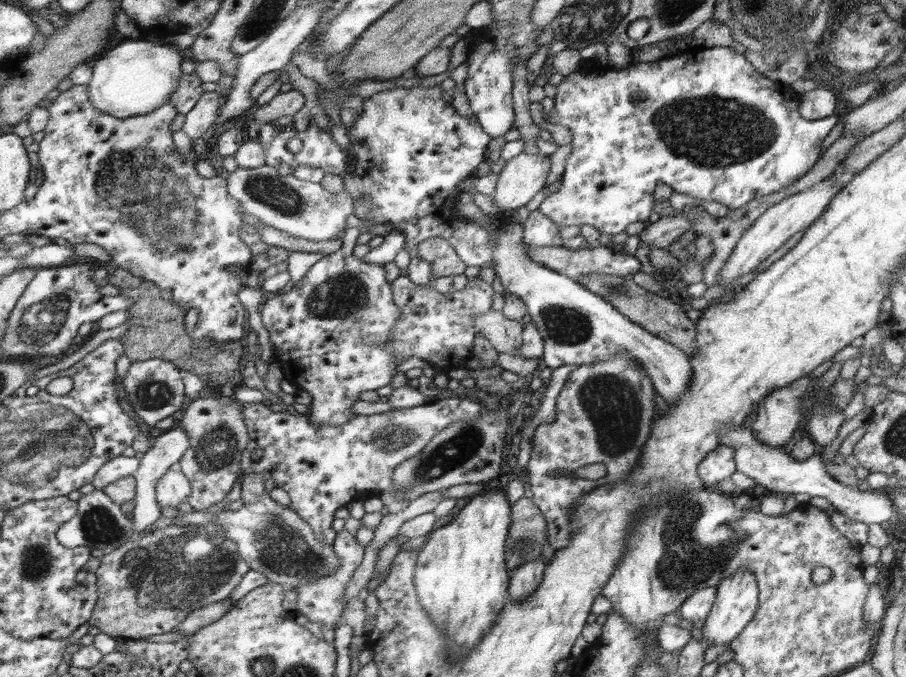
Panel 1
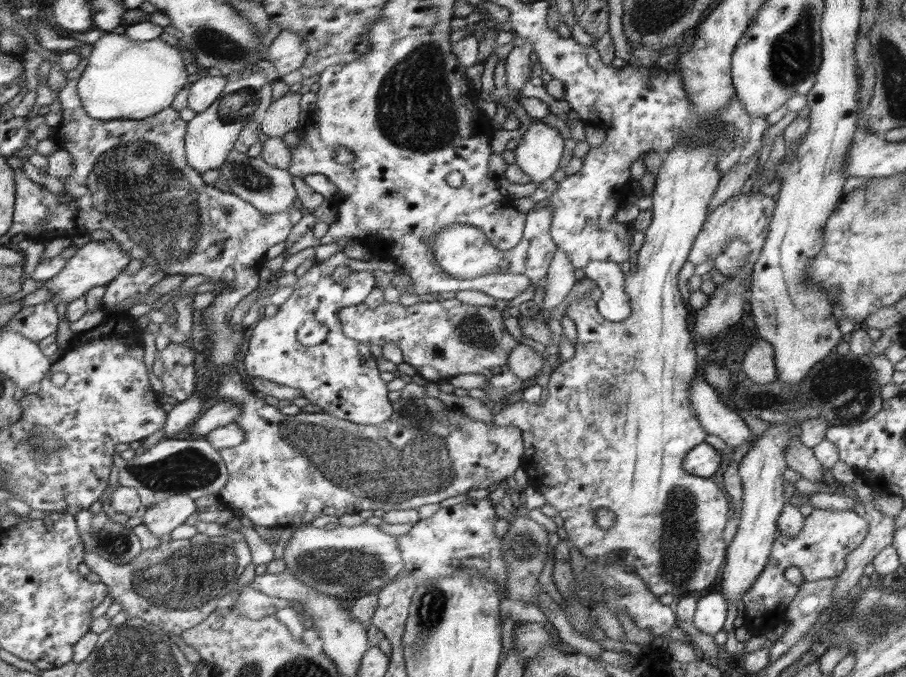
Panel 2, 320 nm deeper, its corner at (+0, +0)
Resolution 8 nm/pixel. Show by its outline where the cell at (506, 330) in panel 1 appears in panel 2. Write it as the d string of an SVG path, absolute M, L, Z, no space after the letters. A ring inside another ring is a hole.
M523 343L510 351L508 355L509 369L523 381L531 383L537 375L548 370L547 360L536 350Z

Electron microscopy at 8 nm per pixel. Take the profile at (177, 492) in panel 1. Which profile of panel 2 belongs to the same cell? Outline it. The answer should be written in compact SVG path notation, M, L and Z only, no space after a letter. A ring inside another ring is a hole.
M176 494L148 508L142 516L143 524L160 539L163 534L170 534L174 528L184 524L186 518L196 511L194 498L187 494Z

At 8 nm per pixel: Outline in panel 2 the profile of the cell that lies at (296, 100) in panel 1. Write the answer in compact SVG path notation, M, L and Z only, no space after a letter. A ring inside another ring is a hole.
M288 92L279 100L273 101L262 118L261 130L269 138L284 137L290 130L296 130L300 118L300 93Z

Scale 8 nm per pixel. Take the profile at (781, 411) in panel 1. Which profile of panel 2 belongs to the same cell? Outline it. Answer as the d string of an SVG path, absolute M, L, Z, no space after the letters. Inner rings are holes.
M756 340L754 346L750 346L744 354L742 370L756 384L776 381L777 372L773 358L774 348L766 340Z

